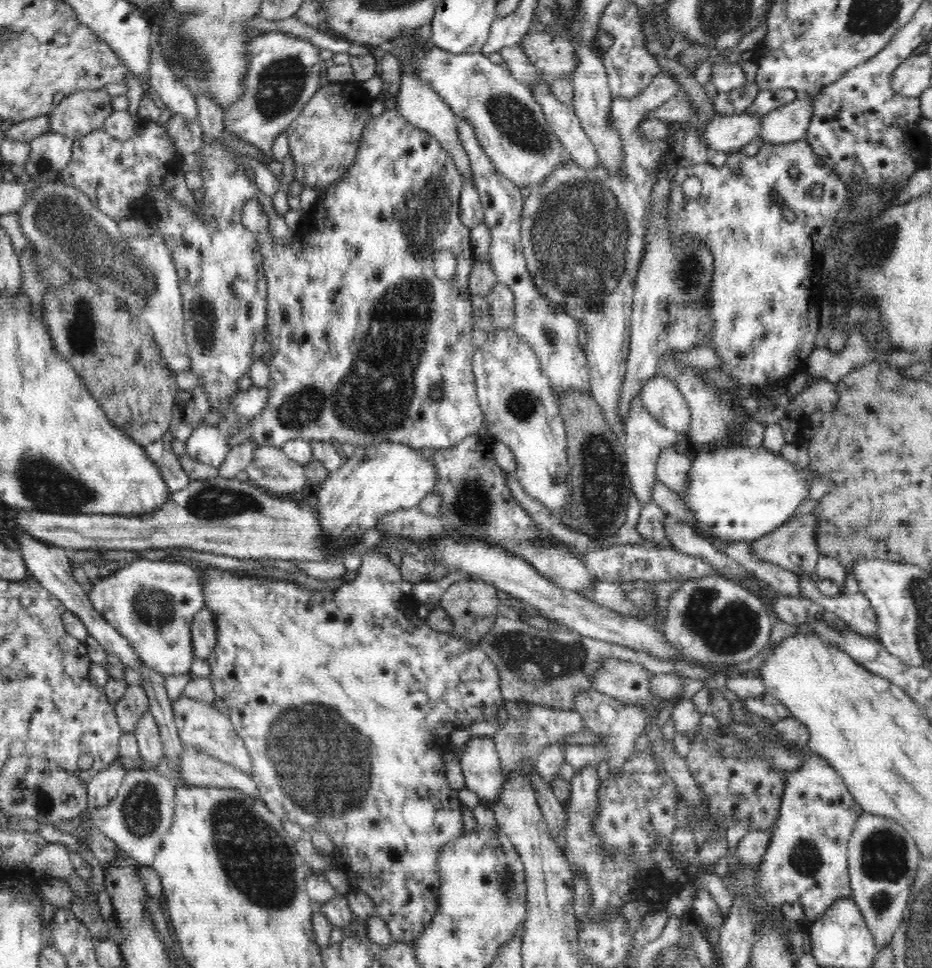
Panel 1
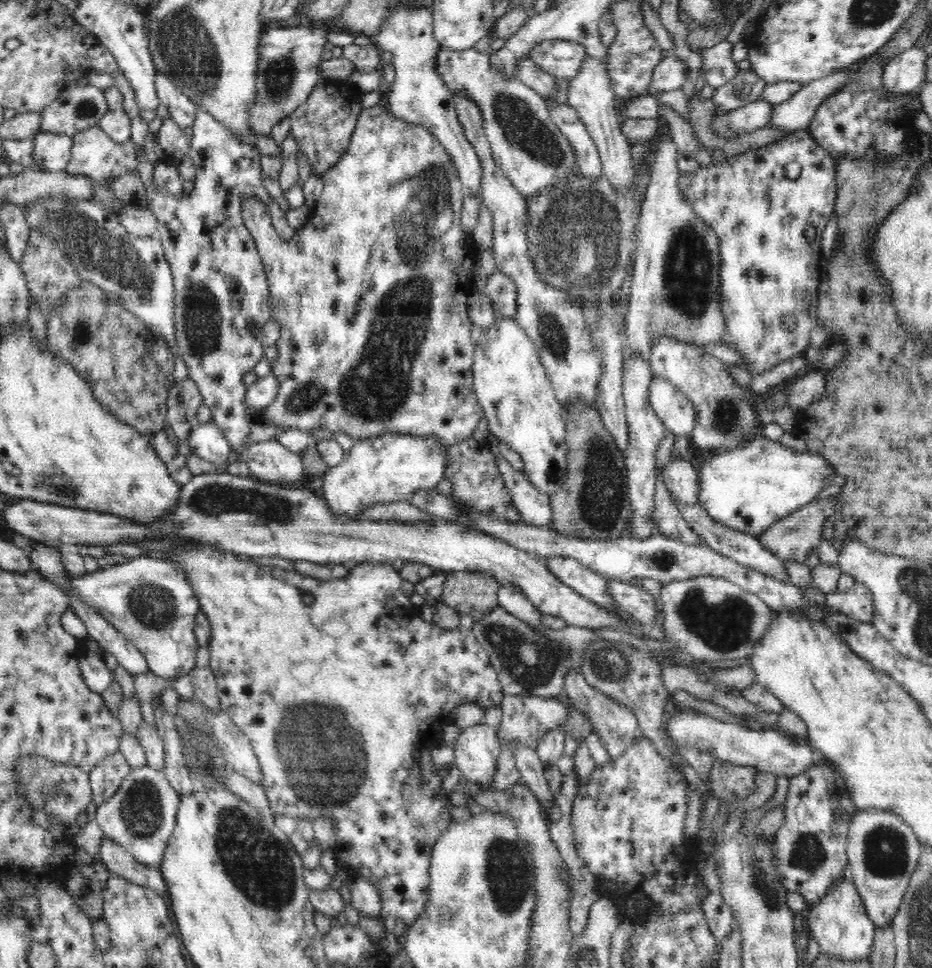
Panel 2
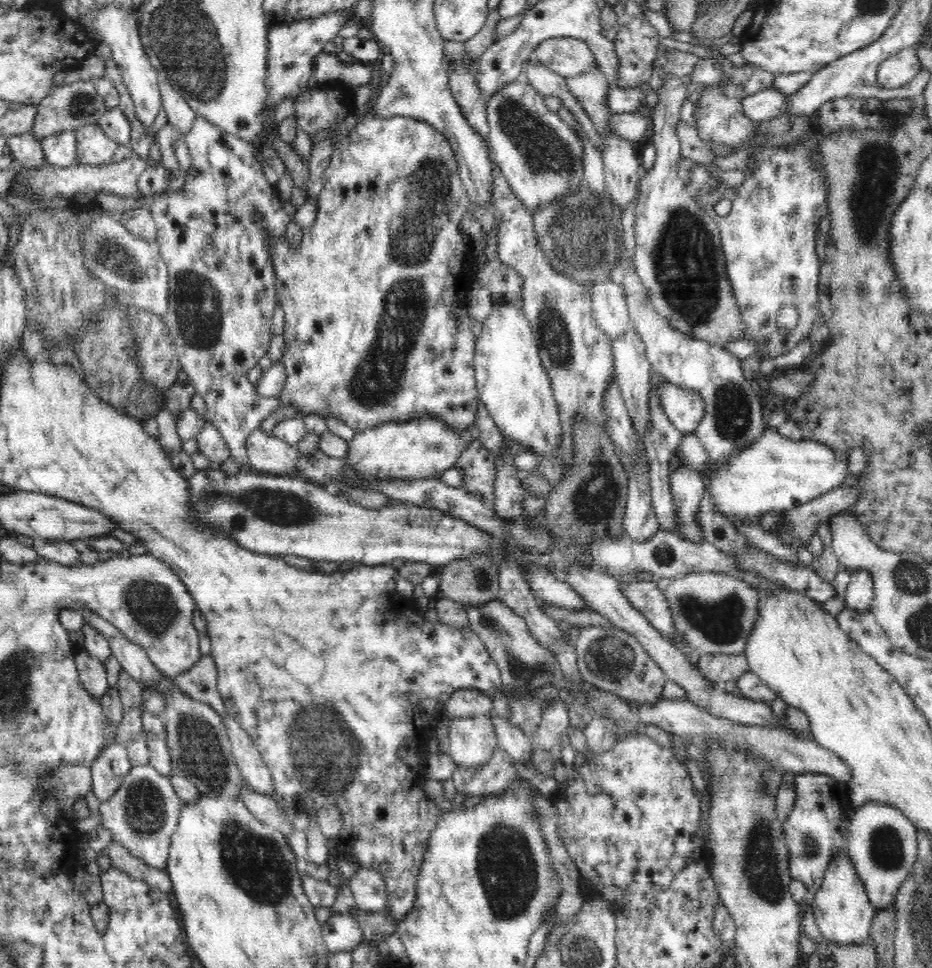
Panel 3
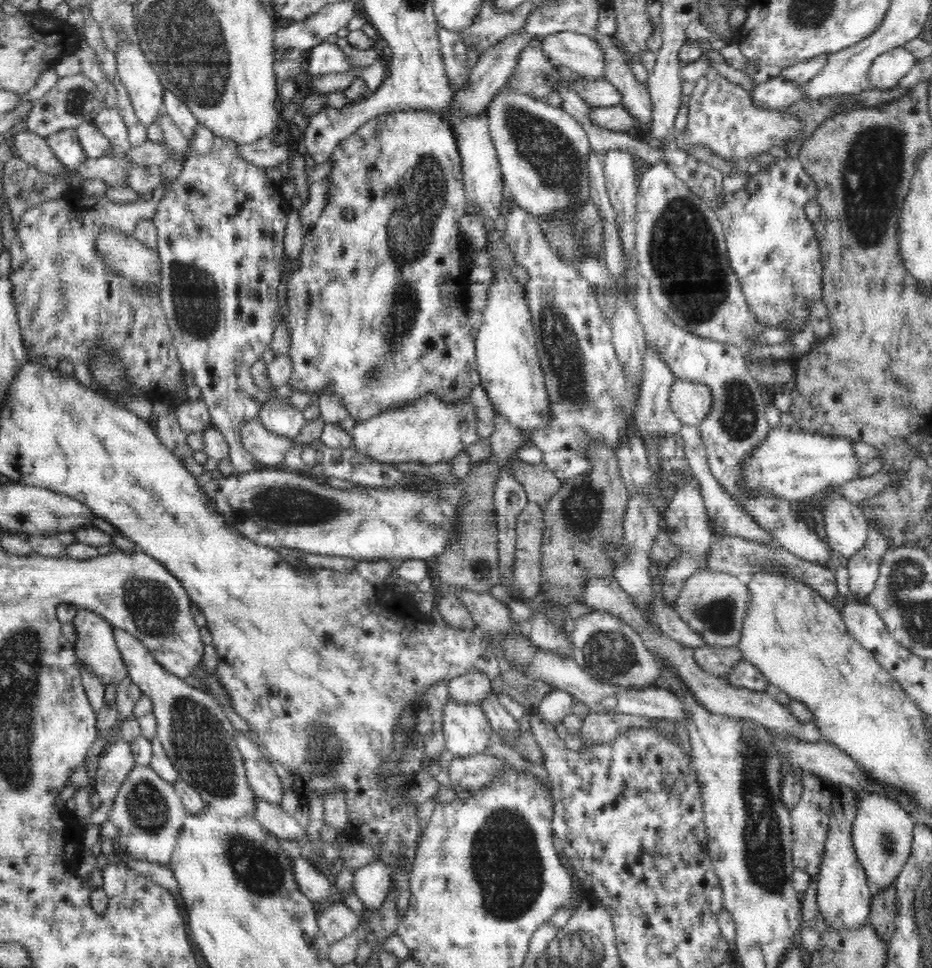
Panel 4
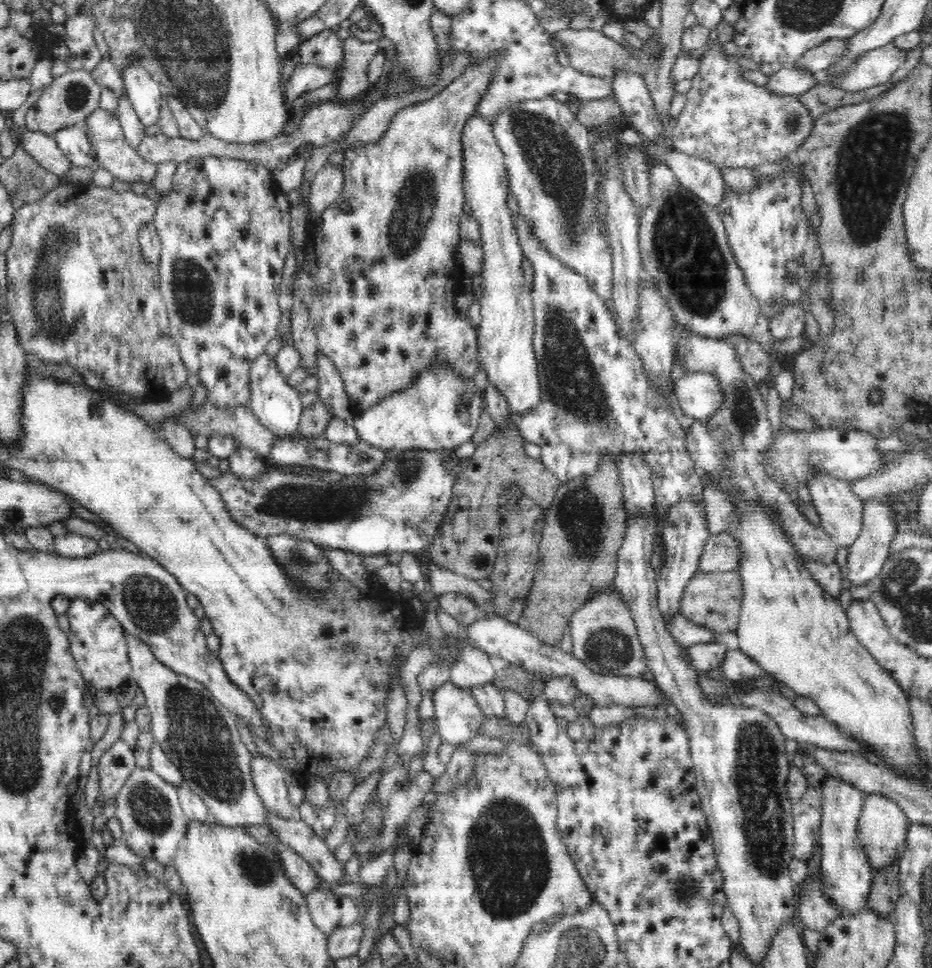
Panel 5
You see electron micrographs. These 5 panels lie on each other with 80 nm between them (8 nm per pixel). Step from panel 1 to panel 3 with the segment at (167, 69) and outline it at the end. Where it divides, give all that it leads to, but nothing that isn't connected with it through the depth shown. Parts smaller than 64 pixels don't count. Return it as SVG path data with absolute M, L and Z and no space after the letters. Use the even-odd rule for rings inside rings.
M159 81L159 87L162 106L168 115L168 124L176 127L185 136L192 130L197 118L196 113L189 107L185 98L180 96L180 93L176 93L175 88L172 88L167 81Z

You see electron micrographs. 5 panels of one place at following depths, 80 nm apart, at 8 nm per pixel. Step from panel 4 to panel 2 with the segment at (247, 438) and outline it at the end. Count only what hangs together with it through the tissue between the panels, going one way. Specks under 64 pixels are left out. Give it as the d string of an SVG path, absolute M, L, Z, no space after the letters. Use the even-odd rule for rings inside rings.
M277 439L251 444L242 462L249 468L249 476L272 484L302 484L305 466L298 453L288 450Z

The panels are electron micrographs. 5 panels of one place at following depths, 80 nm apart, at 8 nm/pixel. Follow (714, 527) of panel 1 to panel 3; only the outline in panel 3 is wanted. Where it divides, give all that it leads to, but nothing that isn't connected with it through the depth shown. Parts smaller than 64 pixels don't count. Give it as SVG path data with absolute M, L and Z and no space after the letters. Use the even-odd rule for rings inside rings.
M767 428L756 442L732 456L718 472L708 470L706 492L718 513L730 522L758 524L761 516L772 511L789 511L802 503L839 487L846 480L848 459L840 451L814 440L792 440Z

